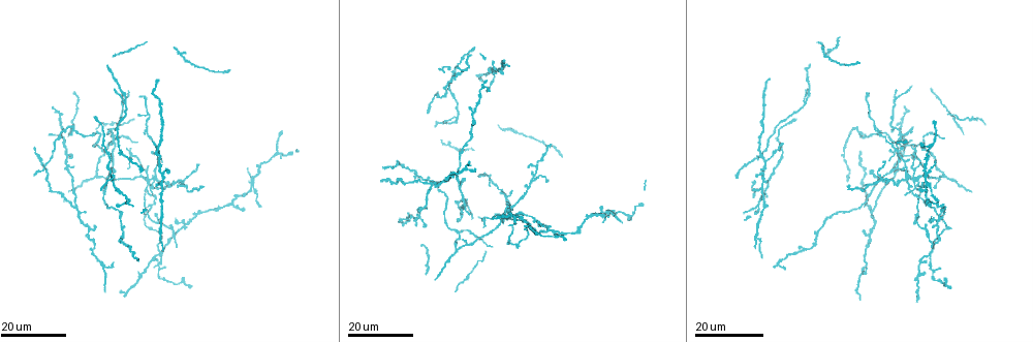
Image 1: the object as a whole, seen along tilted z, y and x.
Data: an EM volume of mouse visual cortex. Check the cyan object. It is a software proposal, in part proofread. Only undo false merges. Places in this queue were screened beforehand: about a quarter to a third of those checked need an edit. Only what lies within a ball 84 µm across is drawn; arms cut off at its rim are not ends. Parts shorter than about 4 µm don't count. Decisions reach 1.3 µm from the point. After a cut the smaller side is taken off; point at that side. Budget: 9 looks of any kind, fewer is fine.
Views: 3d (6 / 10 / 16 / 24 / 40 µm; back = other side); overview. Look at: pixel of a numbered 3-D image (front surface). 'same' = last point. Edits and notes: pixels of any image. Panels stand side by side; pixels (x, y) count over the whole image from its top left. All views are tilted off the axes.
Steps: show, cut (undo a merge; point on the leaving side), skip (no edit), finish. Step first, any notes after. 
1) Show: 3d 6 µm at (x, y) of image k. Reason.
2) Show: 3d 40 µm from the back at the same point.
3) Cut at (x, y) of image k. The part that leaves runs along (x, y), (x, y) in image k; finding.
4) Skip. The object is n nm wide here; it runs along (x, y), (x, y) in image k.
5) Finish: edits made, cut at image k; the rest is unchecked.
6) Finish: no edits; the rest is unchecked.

Show: 3d 16 µm at (900, 135) of image 1. Four-way junction.

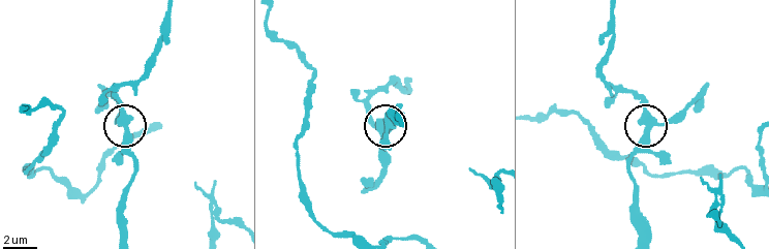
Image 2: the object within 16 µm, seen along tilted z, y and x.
Show: 3d 6 µm at (655, 123) of image 2.

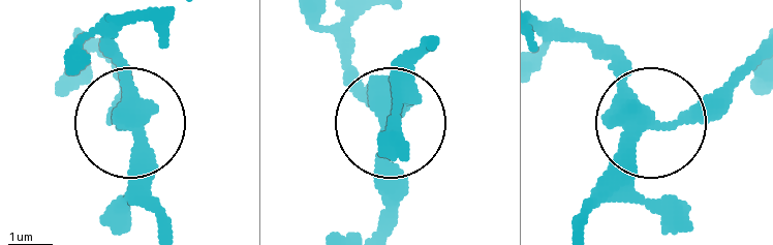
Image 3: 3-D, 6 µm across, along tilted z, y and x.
Skip. The object is 340 nm wide here; one neuron here.

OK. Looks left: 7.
Show: 3d 24 µm at (77, 206) of image 1. A fork.

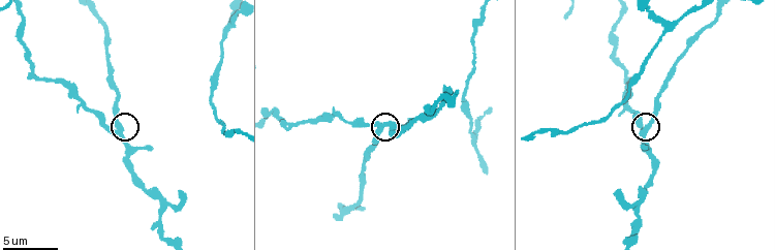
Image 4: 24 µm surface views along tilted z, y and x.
Show: 3d 10 µm at (644, 131) of image 4. Closer look.

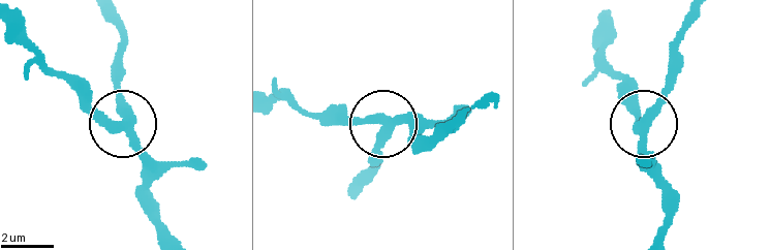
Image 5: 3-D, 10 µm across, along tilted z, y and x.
Skip. 3 arms meet here; it runs along (271, 102), (379, 124), (426, 123) in image 5; all the same neuron.

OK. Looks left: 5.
Show: 3d 16 µm at (163, 252) of image 1. Four or more arms meet.

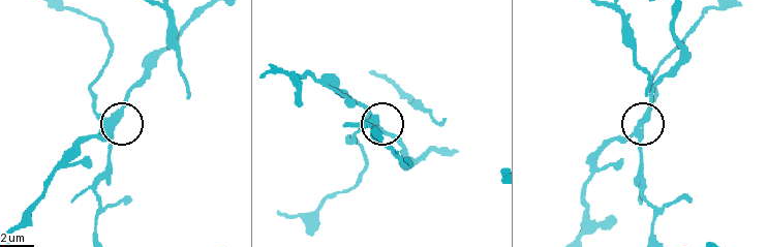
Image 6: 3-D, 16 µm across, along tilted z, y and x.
Show: 3d 6 µm at (113, 125) of image 6.

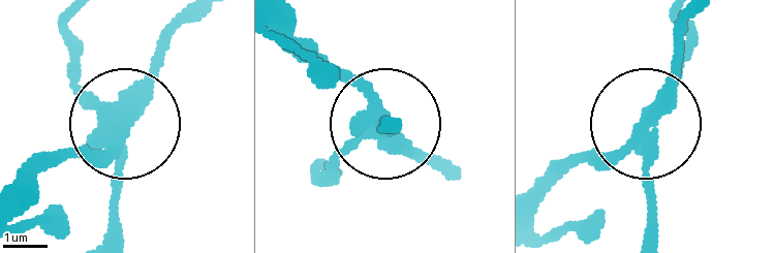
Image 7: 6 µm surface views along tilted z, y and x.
Cut at (111, 185) of image 7. 5 arms meet here; the part that leaves runs along (106, 113), (78, 72), (69, 18) in image 7; two neurons meet here.

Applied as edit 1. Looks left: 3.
Show: 3d 16 µm at (904, 154) of image 1. Four-way junction.

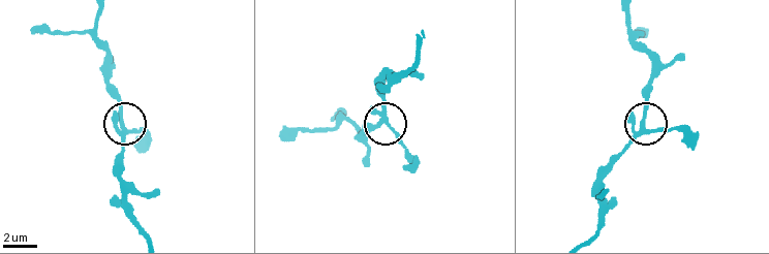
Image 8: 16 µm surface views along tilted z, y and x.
Show: 3d 10 µm at (644, 131) of image 8. Closer look.

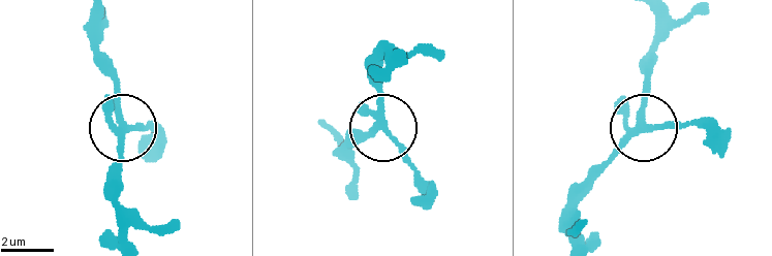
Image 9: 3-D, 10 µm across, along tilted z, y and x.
Skip. 4 arms meet here; continuous, no second neuron.

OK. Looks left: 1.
Finish: edits made, cut at image 7; the rest is unchecked.

